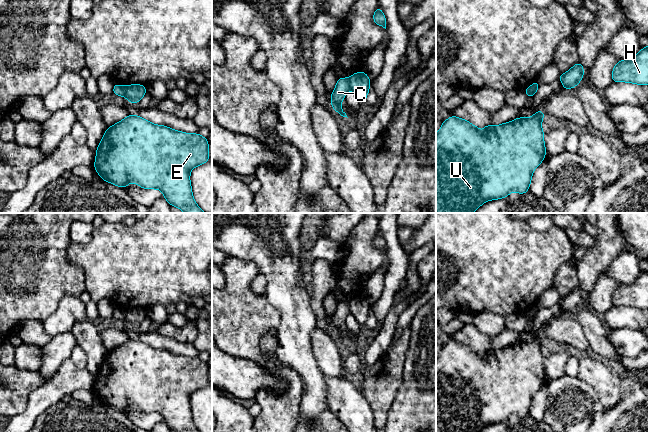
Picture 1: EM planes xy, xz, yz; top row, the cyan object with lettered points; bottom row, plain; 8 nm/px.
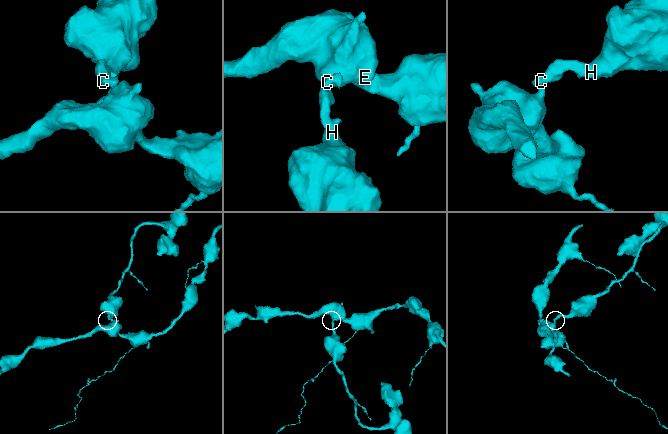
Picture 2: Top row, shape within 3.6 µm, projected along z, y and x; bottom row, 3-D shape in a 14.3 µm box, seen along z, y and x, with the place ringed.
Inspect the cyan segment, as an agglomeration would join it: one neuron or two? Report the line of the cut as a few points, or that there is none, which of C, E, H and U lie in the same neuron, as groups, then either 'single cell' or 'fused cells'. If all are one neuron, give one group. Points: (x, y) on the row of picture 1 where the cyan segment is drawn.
xz (347, 79), (350, 88) | C H / E U | fused cells

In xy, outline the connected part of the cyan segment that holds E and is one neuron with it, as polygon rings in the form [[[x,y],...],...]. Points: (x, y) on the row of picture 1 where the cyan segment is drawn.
[[[128,115],[122,121],[108,127],[101,143],[96,149],[94,168],[99,176],[109,183],[125,188],[129,183],[138,184],[143,189],[159,189],[171,206],[176,206],[184,213],[206,213],[196,204],[190,184],[190,172],[196,166],[209,160],[207,138],[200,134],[188,134],[173,130],[163,125],[155,125],[137,115]]]

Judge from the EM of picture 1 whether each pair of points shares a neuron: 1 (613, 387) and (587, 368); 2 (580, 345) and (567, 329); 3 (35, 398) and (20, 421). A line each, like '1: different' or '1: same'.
1: same
2: same
3: same

